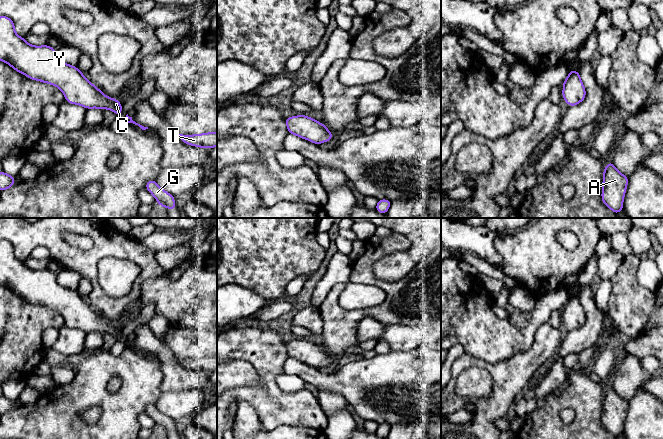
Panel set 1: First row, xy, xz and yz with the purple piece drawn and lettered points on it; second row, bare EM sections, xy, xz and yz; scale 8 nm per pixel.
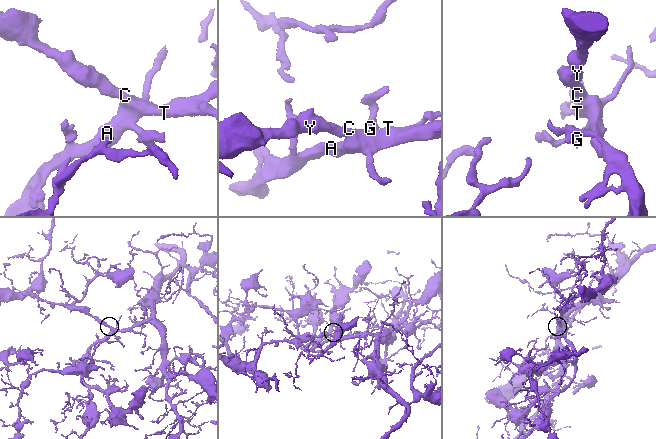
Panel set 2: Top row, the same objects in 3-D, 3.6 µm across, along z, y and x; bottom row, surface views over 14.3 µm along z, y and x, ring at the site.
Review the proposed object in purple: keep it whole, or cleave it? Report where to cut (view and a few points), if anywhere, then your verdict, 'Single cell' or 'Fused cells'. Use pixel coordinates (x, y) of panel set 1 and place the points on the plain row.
No split. Single cell

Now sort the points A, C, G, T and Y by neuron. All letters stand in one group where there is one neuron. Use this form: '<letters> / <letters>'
A C G T Y

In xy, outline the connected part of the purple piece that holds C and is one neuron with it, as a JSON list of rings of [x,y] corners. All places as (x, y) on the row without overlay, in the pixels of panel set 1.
[[[0,240],[0,284],[30,303],[58,311],[71,328],[122,337],[119,324],[105,320],[77,291],[61,286],[52,271],[32,270],[18,260],[7,240]]]

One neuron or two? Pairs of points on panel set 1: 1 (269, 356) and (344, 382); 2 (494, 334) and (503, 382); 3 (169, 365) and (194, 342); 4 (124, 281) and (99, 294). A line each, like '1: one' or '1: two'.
1: two
2: two
3: two
4: two

